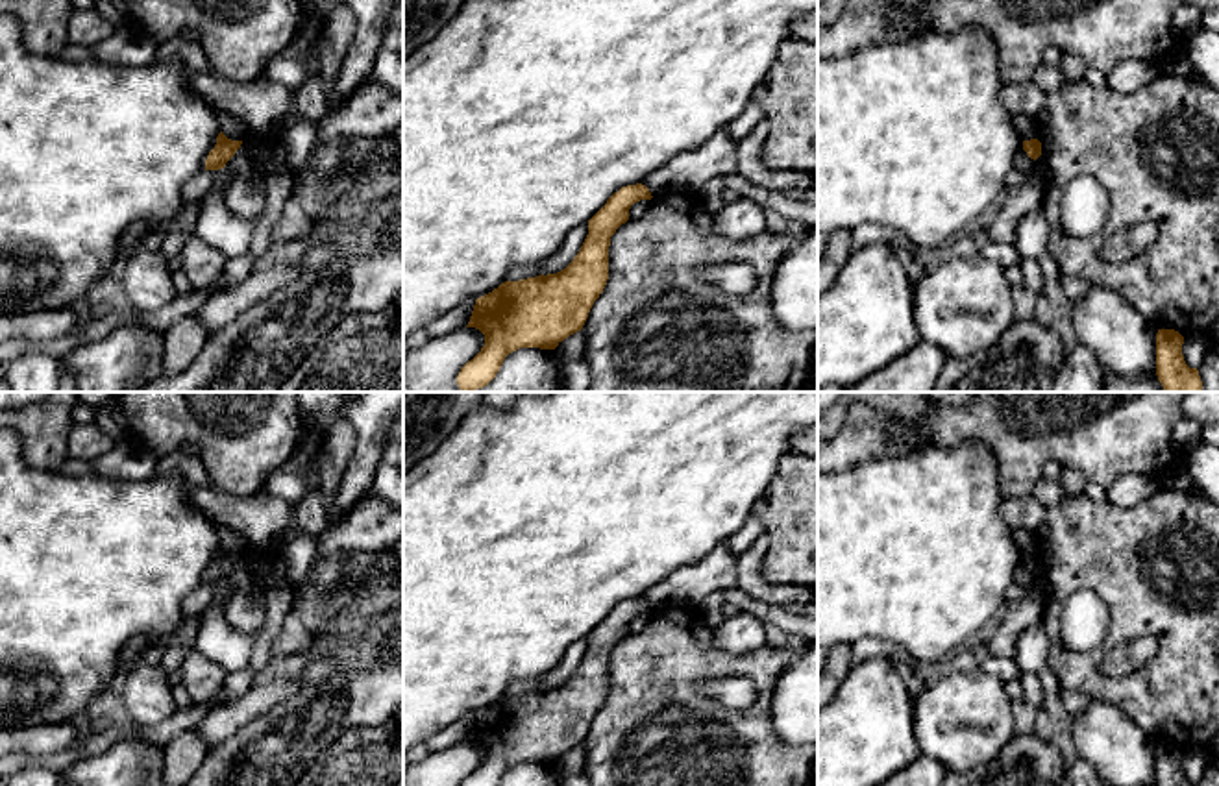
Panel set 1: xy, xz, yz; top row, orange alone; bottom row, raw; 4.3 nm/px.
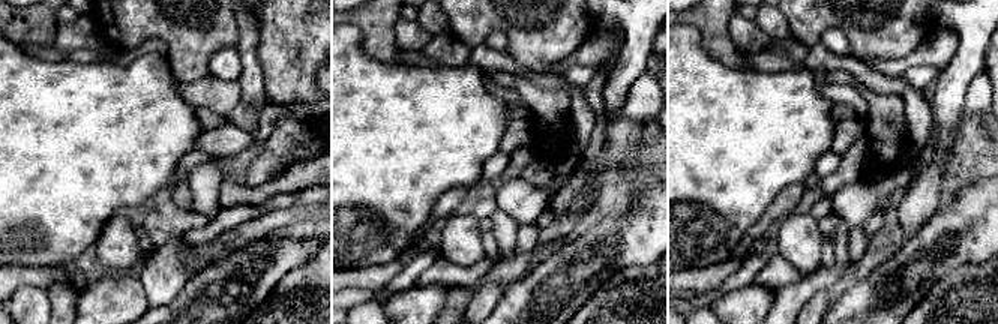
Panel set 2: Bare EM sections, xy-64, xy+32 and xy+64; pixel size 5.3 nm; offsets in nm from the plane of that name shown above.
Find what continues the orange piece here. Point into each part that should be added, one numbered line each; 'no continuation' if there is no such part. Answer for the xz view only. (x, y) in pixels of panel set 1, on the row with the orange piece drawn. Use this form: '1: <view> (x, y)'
no continuation

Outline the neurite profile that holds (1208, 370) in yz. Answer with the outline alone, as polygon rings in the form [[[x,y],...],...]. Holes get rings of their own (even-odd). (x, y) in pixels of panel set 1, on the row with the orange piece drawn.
[[[1212,342],[1197,370],[1202,381],[1202,390],[1219,392],[1219,344]]]

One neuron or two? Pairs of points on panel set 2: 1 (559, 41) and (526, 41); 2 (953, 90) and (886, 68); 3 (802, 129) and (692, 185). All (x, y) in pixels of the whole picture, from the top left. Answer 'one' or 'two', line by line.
1: one
2: two
3: one

